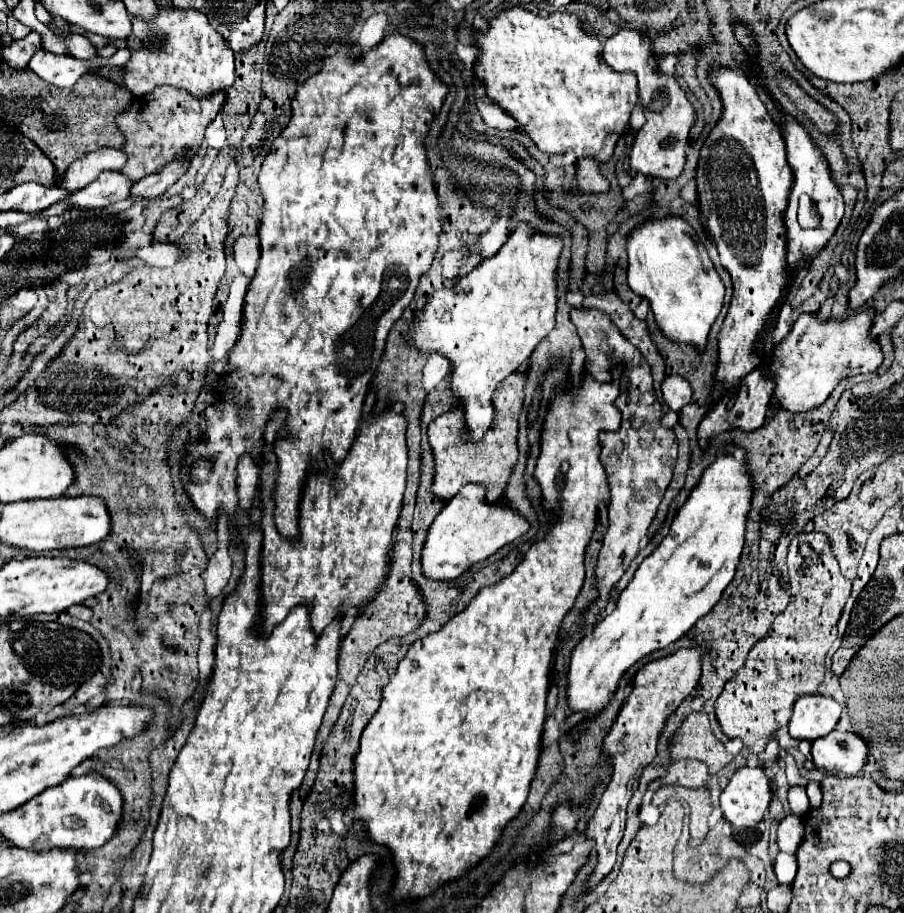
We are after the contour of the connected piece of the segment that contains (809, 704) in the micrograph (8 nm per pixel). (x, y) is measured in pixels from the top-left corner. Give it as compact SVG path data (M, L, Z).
M802 696L794 704L794 714L790 718L790 736L810 742L822 738L836 728L840 714L842 706L830 696Z

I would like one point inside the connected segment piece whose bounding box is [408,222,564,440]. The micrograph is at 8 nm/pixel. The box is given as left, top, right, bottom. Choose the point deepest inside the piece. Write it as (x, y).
(490, 321)

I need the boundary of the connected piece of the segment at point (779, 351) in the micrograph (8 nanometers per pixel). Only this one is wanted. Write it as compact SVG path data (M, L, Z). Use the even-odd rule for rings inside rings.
M874 308L862 310L850 318L820 318L818 314L800 314L798 320L794 322L790 334L784 338L784 344L780 342L780 346L776 346L774 350L774 360L768 366L768 370L772 372L774 380L776 380L776 390L774 390L774 398L772 398L772 406L782 406L786 410L792 412L806 412L810 408L816 408L820 404L826 402L826 398L830 396L830 392L838 386L838 382L842 378L848 376L856 376L856 374L870 374L874 370L880 368L880 364L884 362L884 354L880 348L880 342L876 336L868 334L872 330L874 324Z

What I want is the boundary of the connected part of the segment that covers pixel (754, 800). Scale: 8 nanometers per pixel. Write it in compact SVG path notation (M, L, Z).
M762 766L738 768L728 786L720 794L720 808L724 818L738 828L756 826L772 800L770 778Z

